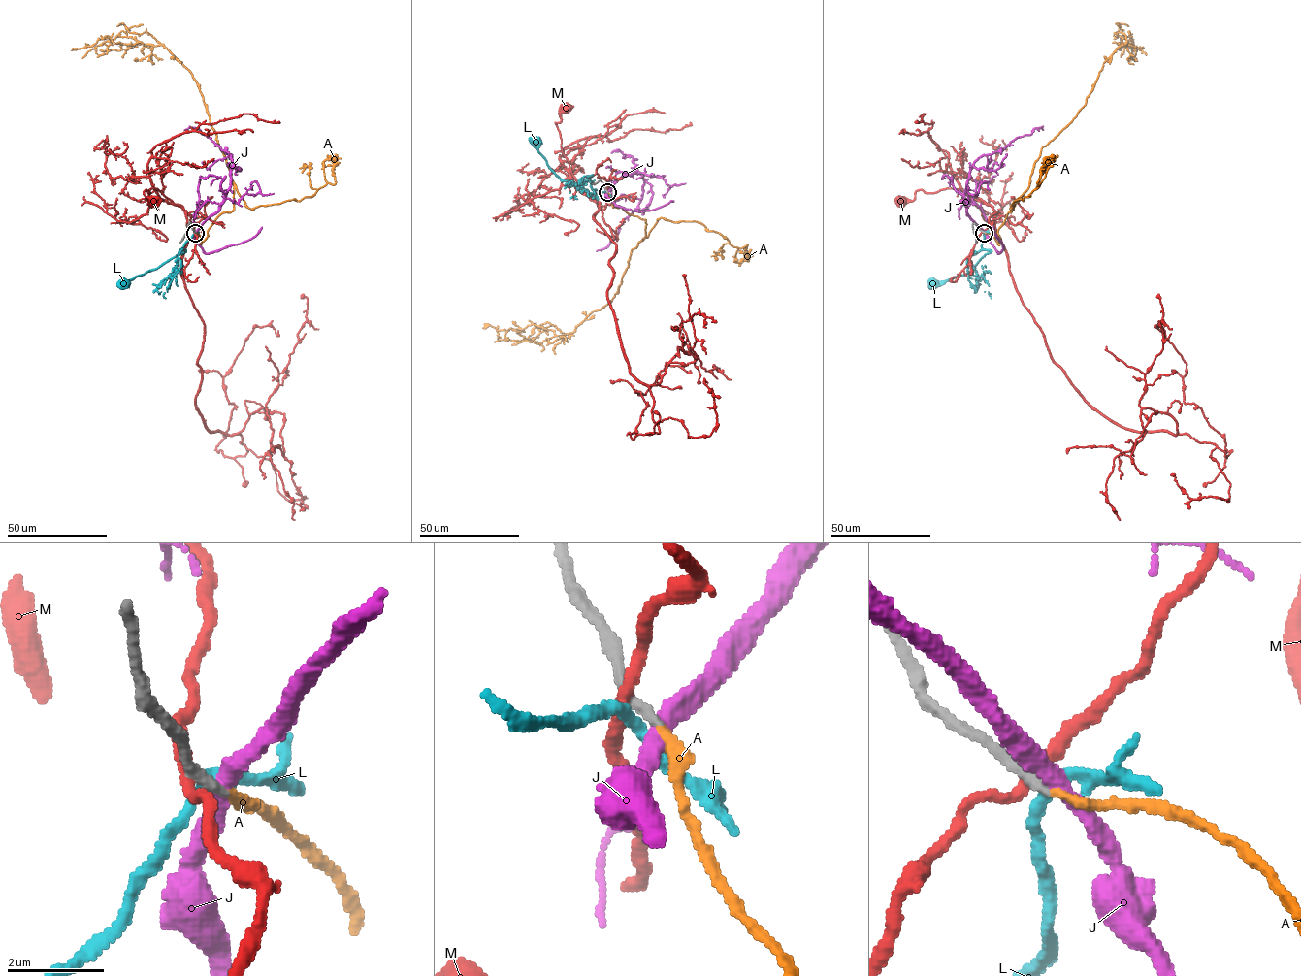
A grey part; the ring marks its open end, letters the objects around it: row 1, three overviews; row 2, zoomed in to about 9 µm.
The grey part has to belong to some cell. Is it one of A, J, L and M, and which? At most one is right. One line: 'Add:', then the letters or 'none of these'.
Add: A

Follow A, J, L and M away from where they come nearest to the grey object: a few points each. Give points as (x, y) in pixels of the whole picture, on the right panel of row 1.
A: (984, 232), (999, 244), (1041, 148), (1085, 104), (1122, 37), (1120, 50)
J: (984, 232), (967, 214), (965, 202), (973, 164), (1018, 137), (1043, 130)
L: (984, 232), (982, 247), (991, 251), (966, 274), (934, 281), (933, 284)
M: (983, 232), (1001, 216), (964, 190), (919, 189), (913, 200), (900, 202)

